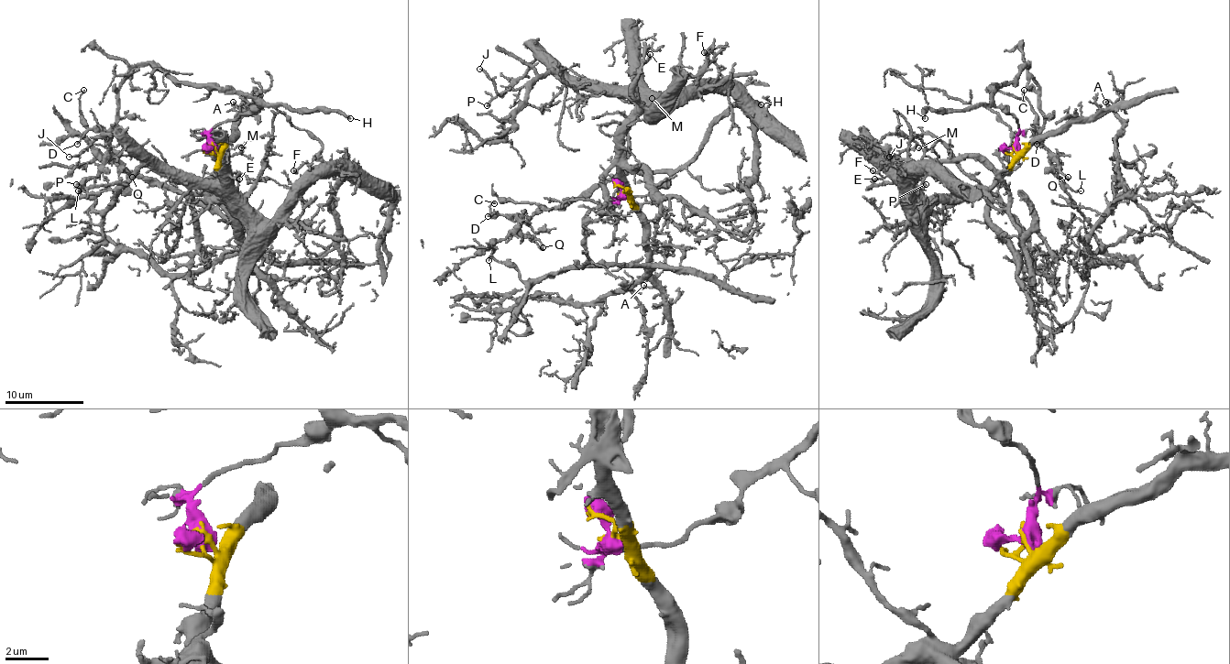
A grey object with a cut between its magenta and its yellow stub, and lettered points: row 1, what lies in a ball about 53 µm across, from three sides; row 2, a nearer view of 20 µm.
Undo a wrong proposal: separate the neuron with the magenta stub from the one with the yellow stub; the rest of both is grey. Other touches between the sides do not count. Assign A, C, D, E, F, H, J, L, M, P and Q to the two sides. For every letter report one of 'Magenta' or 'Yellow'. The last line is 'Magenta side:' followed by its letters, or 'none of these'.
A: Yellow
C: Magenta
D: Magenta
E: Yellow
F: Yellow
H: Magenta
J: Yellow
L: Magenta
M: Yellow
P: Yellow
Q: Magenta
Magenta side: C, D, H, L, Q

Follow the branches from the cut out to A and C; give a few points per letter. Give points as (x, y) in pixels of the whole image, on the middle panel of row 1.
A: (623, 193), (643, 228), (647, 276), (653, 285), (643, 285)
C: (623, 193), (623, 199), (645, 197), (669, 177), (621, 171), (525, 223), (492, 214), (494, 202)

